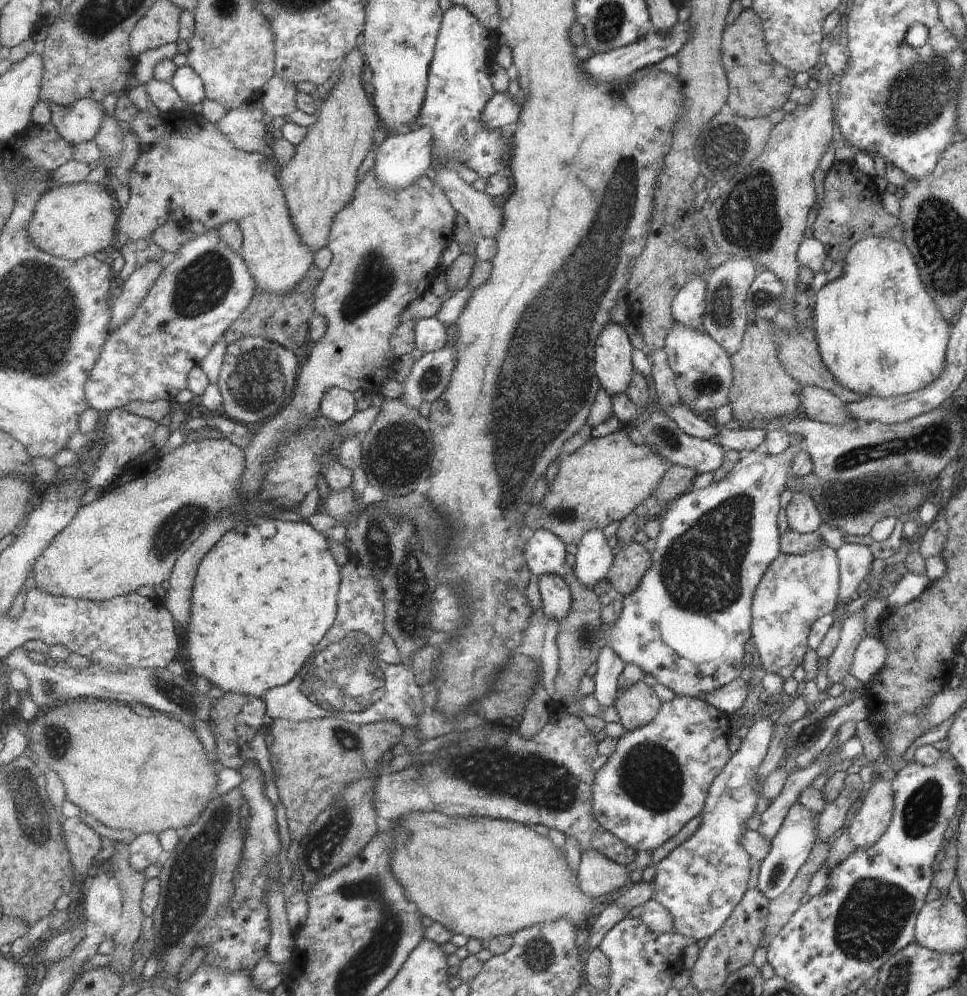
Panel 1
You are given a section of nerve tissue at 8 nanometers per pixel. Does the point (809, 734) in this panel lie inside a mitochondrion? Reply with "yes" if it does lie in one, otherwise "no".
no

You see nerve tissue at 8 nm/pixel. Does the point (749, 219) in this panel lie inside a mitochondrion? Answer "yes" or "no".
yes

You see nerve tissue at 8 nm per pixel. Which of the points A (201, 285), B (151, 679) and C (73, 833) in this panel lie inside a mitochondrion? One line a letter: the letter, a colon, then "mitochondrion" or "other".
A: mitochondrion
B: mitochondrion
C: other

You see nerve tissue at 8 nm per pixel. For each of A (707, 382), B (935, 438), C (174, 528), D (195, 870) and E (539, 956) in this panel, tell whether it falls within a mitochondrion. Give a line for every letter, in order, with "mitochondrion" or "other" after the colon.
A: mitochondrion
B: mitochondrion
C: mitochondrion
D: mitochondrion
E: mitochondrion

